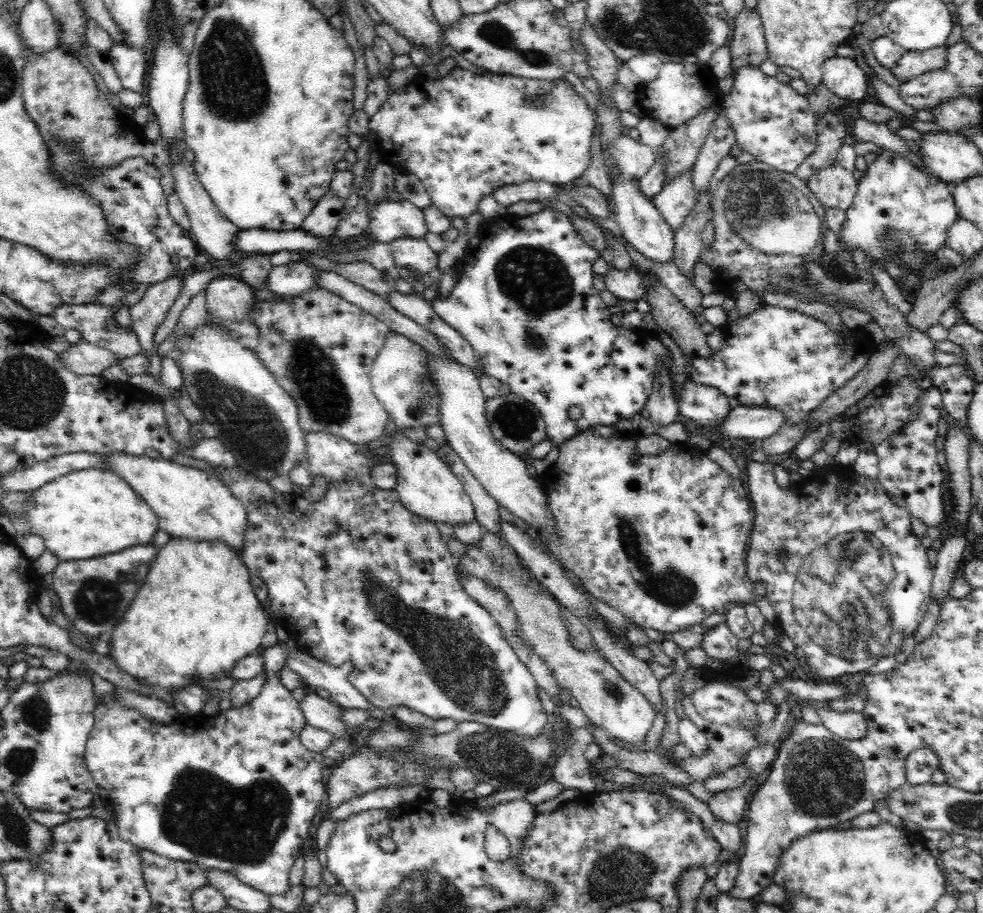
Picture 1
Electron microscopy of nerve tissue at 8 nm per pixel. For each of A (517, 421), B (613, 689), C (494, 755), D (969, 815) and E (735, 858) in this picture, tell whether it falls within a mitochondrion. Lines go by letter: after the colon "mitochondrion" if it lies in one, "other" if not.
A: mitochondrion
B: mitochondrion
C: mitochondrion
D: mitochondrion
E: other

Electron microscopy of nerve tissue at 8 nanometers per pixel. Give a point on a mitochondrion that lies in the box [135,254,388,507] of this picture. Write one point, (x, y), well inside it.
(252, 428)

